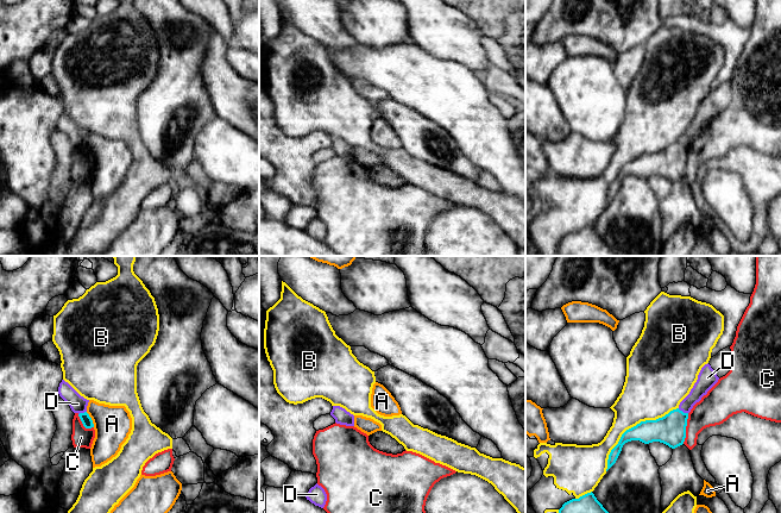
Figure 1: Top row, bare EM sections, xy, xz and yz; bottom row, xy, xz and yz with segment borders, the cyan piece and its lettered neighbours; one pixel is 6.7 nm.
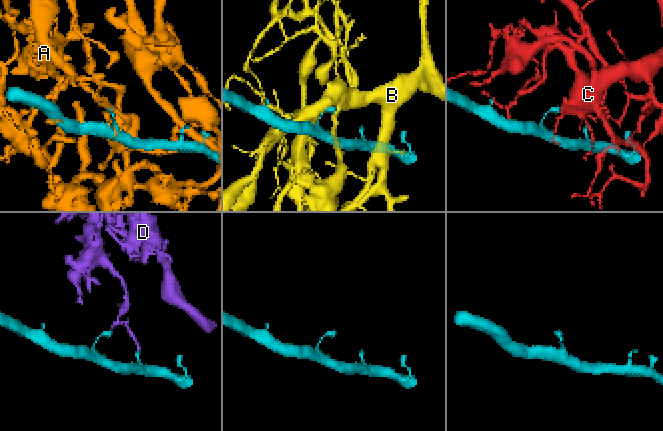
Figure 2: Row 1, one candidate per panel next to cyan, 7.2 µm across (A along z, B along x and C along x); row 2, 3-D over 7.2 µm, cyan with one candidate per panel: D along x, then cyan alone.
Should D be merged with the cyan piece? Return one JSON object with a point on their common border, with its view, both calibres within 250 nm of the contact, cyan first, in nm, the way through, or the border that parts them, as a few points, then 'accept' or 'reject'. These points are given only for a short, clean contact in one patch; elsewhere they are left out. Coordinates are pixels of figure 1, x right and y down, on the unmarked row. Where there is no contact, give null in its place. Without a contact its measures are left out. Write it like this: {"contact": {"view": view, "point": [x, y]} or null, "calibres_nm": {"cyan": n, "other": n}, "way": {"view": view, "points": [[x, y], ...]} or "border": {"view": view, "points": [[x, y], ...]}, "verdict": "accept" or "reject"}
{"contact": {"view": "yz", "point": [681, 144]}, "calibres_nm": {"cyan": 200, "other": 110}, "border": {"view": "yz", "points": [[678, 142], [687, 146]]}, "verdict": "reject"}

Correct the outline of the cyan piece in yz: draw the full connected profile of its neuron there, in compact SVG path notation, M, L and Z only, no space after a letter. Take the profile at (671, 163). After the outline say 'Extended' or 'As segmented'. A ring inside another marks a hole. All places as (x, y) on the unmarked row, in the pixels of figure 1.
M676 142L662 151L641 155L626 163L609 188L606 205L616 196L623 179L628 175L640 174L644 177L660 175L672 182L682 179L686 171L687 152L688 146Z. As segmented

